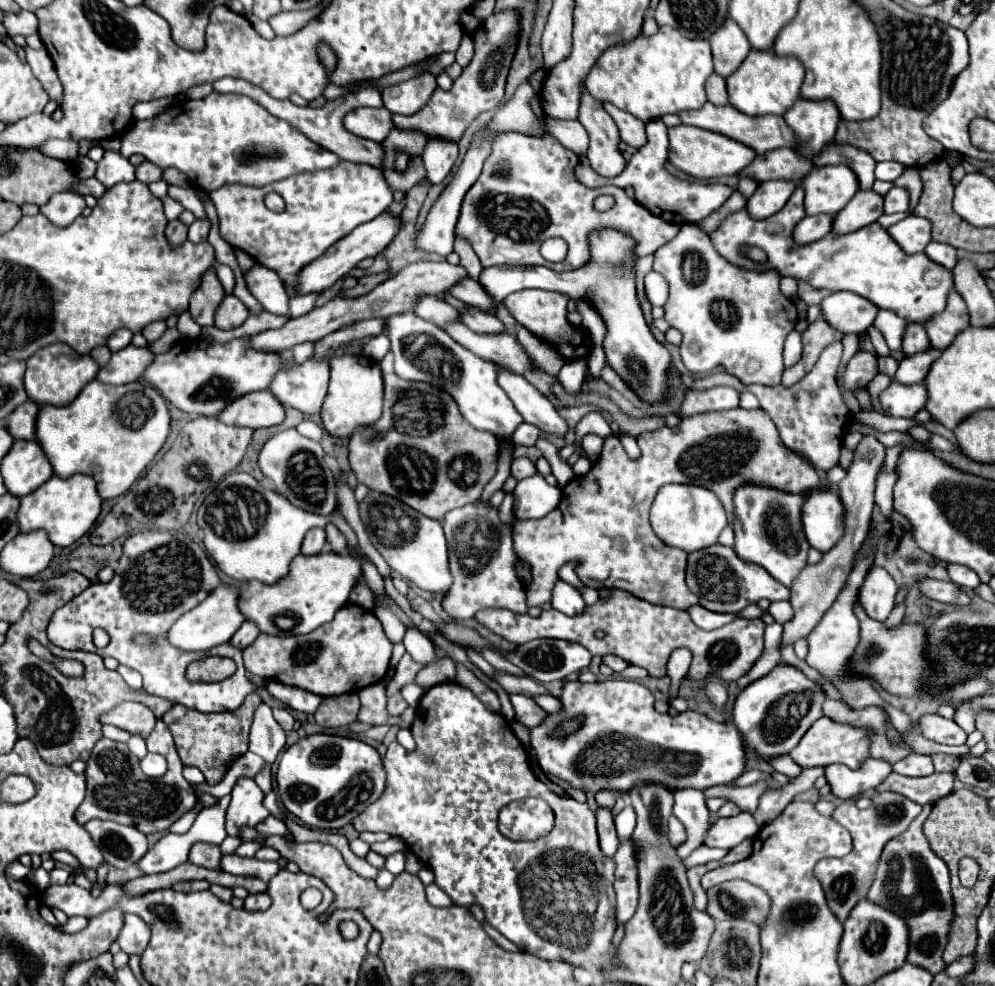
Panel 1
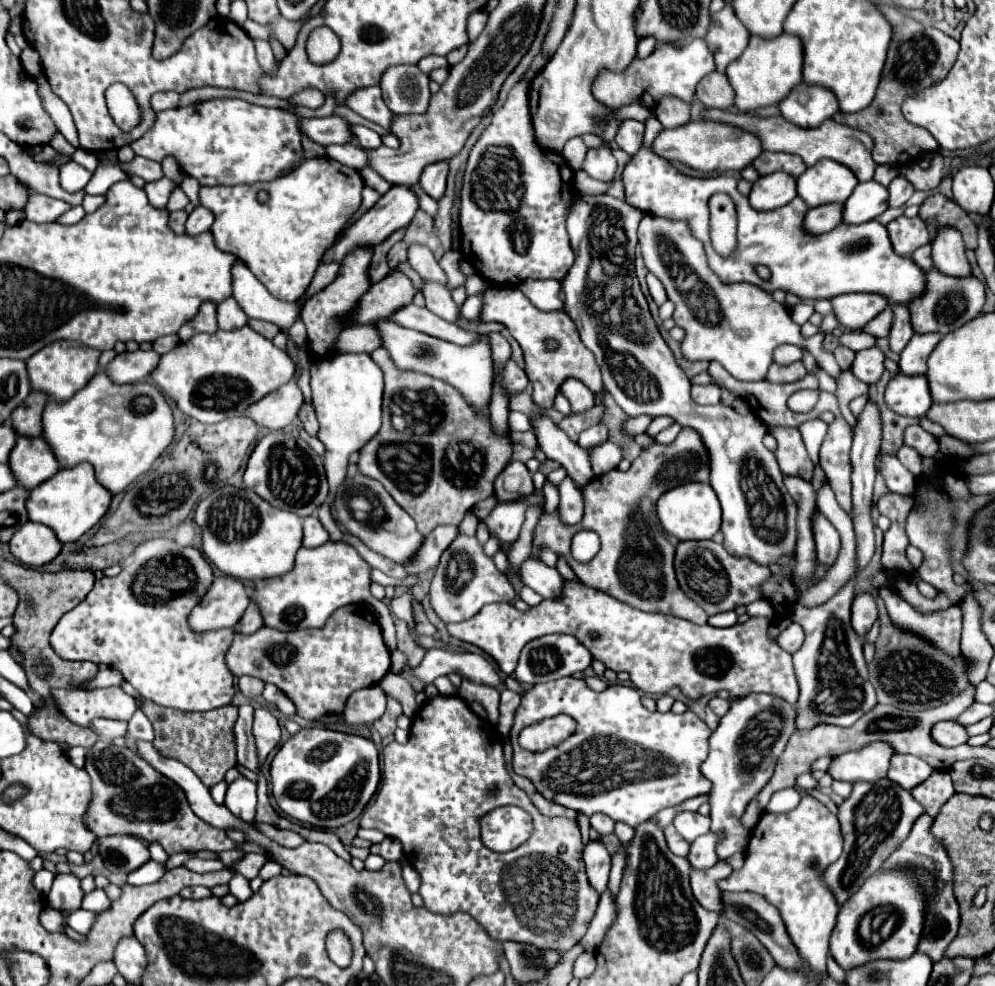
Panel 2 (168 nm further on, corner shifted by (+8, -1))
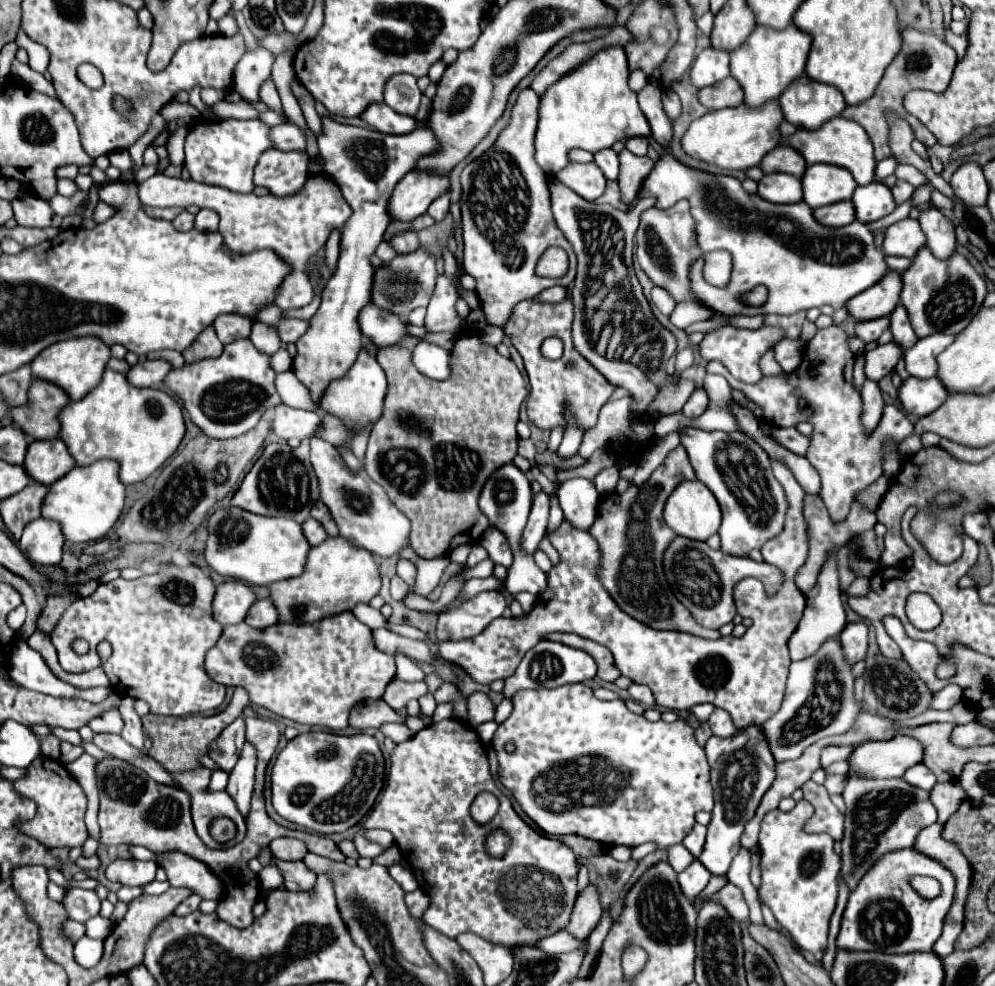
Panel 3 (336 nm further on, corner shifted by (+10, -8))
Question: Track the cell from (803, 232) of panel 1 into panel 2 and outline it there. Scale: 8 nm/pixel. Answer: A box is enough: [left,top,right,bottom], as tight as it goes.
[805,205,843,233]

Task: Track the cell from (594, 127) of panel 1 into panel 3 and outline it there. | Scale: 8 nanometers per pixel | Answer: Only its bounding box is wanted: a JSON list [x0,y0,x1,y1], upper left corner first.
[555,162,607,200]

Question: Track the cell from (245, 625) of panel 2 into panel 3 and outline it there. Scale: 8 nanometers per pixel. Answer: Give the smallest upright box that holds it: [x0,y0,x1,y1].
[245,598,277,630]

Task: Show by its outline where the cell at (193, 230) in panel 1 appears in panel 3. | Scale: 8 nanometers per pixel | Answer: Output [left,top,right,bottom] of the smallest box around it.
[195,210,219,232]

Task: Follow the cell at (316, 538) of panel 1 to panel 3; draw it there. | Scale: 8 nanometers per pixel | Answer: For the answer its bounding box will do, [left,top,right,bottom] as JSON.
[303,518,327,546]

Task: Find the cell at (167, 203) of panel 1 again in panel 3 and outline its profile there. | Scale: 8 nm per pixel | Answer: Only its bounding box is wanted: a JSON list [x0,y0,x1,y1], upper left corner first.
[139,172,353,310]

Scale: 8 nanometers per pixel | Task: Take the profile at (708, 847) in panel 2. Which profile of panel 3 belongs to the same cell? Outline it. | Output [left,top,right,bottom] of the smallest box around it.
[679,858,711,898]

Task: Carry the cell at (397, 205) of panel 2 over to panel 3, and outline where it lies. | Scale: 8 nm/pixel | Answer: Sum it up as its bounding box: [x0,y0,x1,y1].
[389,170,449,220]

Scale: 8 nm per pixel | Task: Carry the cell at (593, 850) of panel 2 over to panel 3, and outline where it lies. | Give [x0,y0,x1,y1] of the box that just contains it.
[567,884,601,938]

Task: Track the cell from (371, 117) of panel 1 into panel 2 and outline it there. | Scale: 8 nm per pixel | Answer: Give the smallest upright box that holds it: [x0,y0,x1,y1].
[297,115,353,147]

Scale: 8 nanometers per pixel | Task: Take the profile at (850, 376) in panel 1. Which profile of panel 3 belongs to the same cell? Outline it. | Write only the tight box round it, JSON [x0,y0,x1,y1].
[863,342,903,382]

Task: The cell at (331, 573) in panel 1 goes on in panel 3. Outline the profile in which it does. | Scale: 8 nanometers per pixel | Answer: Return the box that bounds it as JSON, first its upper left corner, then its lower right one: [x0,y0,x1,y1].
[269,538,381,624]

